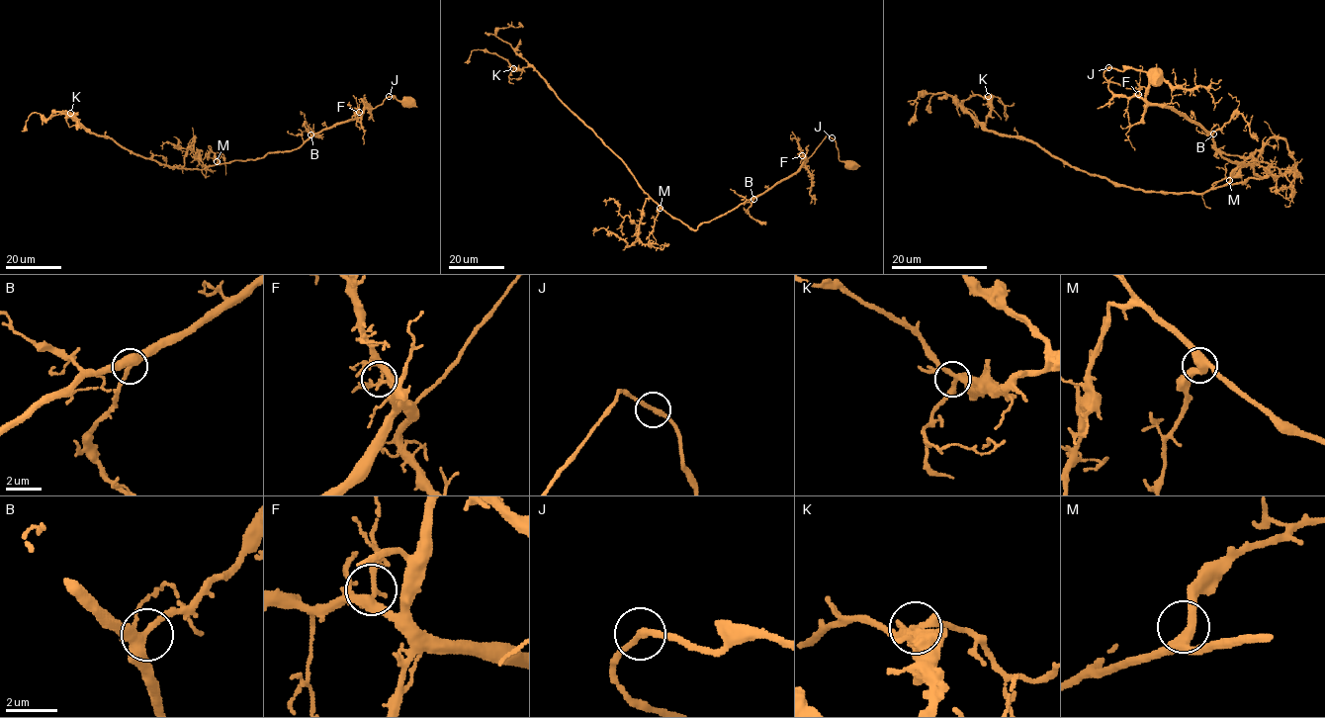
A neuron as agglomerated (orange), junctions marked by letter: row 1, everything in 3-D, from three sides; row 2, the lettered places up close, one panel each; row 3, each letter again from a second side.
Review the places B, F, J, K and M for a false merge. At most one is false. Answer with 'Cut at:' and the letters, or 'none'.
Cut at: none

